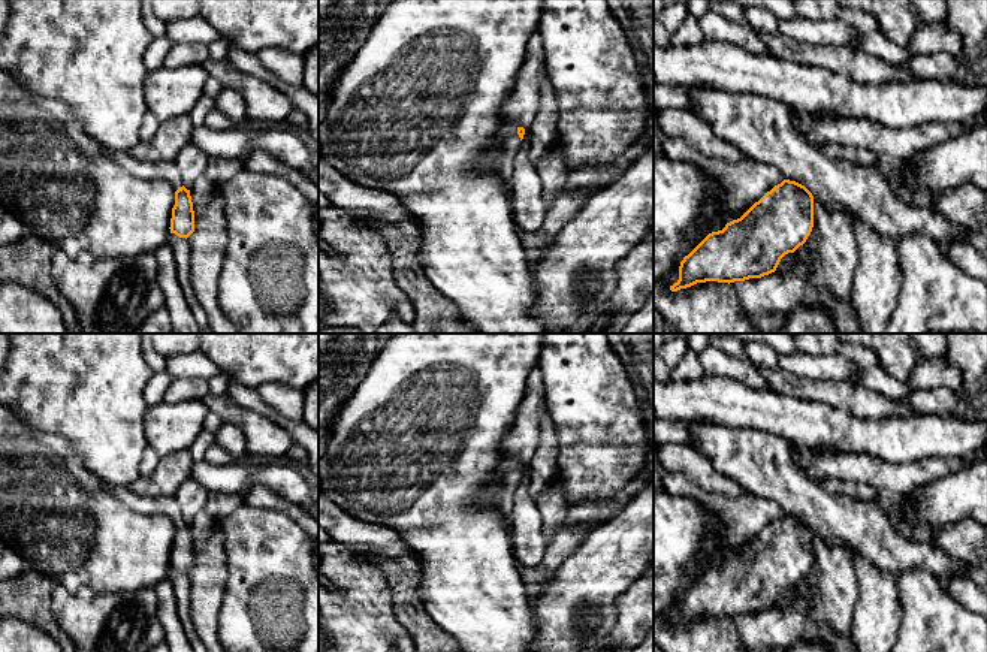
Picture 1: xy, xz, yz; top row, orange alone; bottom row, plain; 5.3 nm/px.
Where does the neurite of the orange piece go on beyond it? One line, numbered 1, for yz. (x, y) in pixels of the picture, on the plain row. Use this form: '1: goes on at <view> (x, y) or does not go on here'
1: does not go on here

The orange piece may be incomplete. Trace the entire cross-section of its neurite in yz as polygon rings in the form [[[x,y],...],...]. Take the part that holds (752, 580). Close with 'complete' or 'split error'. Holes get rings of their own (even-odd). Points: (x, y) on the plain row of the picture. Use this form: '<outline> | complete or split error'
[[[784,514],[755,537],[740,553],[722,565],[709,568],[679,601],[679,615],[671,627],[697,618],[734,618],[761,613],[776,606],[781,594],[803,580],[814,562],[814,531],[802,519]]] | complete

